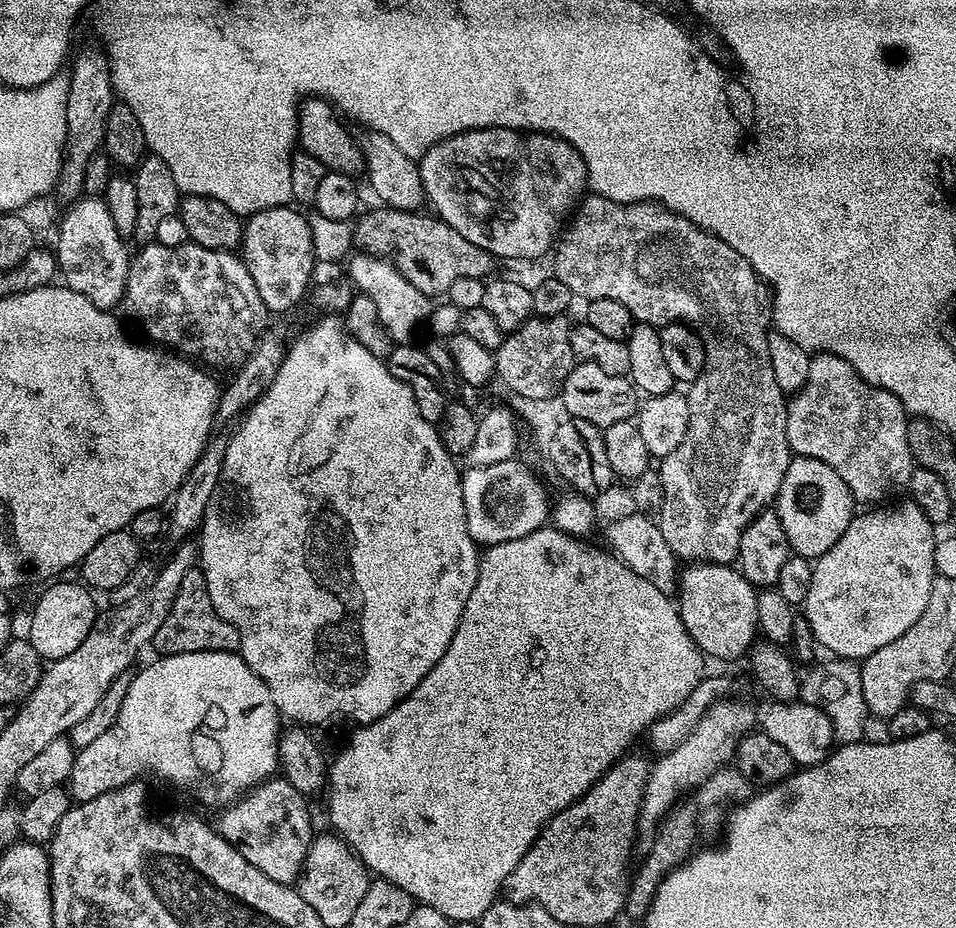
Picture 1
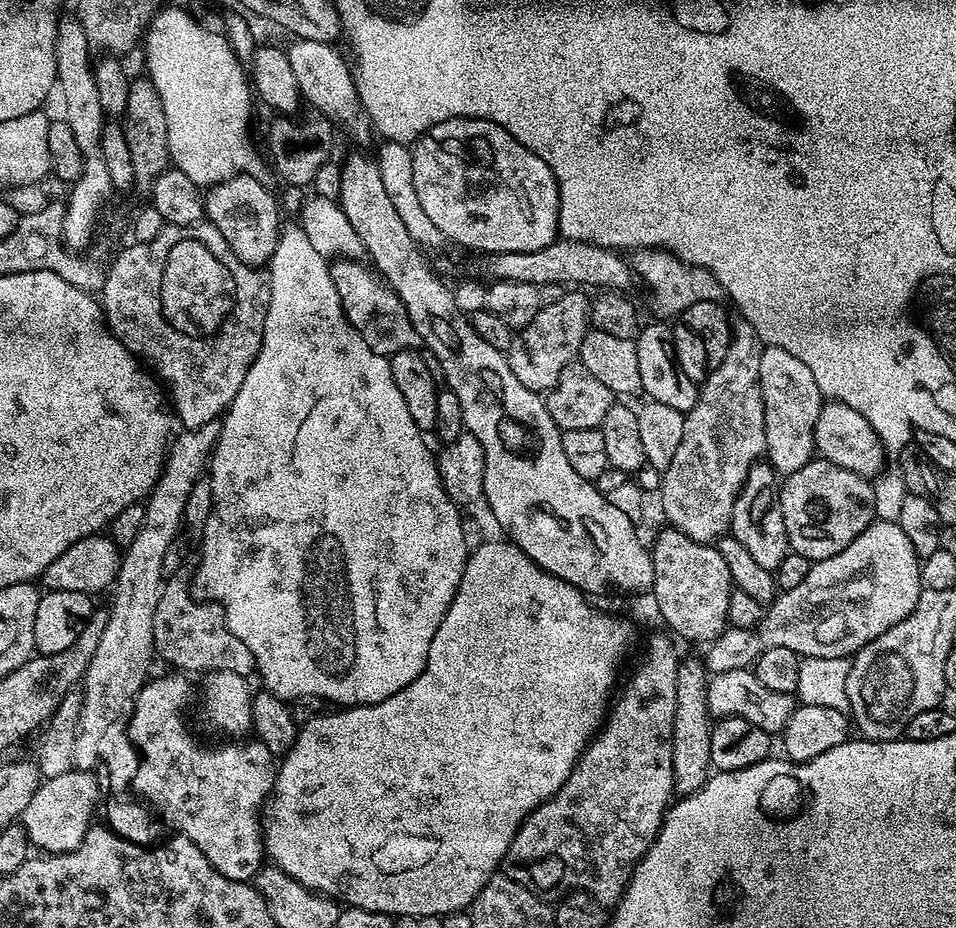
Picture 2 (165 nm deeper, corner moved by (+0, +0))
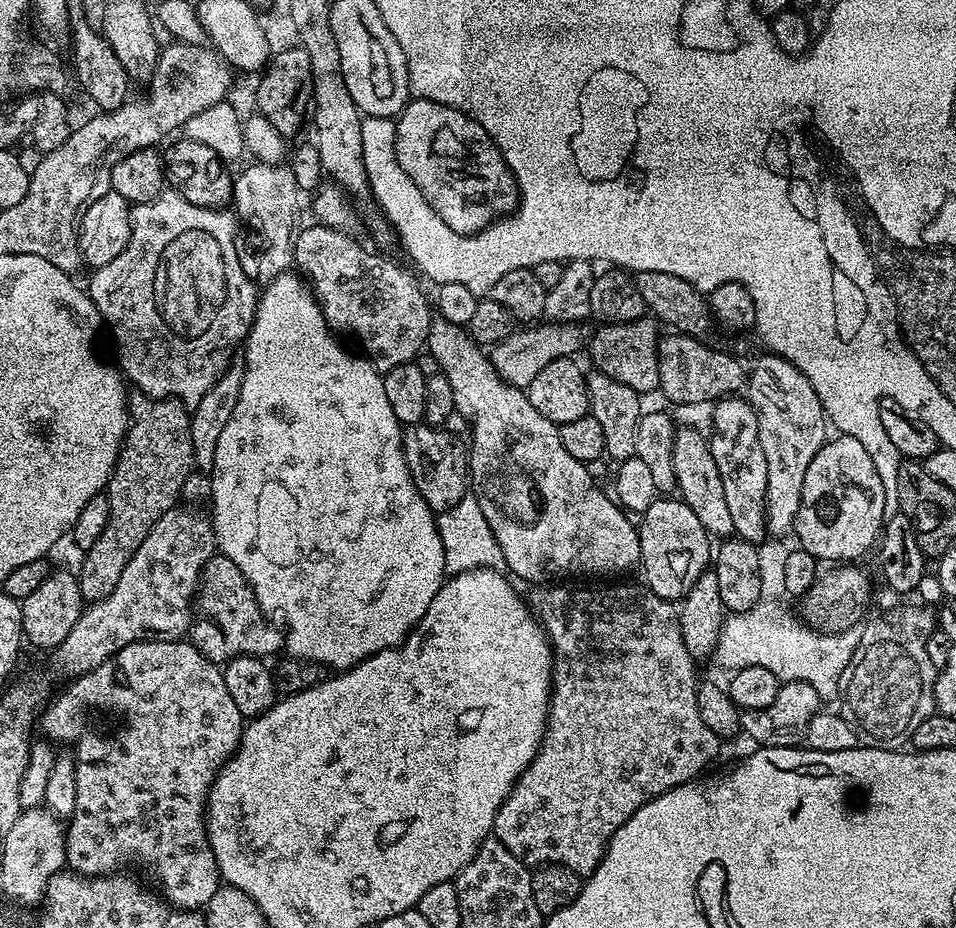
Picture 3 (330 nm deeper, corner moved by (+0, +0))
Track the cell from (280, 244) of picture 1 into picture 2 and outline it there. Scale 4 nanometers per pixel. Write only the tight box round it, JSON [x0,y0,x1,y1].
[204,173,282,268]

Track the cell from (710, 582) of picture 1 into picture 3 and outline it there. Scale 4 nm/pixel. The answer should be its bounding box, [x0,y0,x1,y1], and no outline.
[638,498,710,602]

